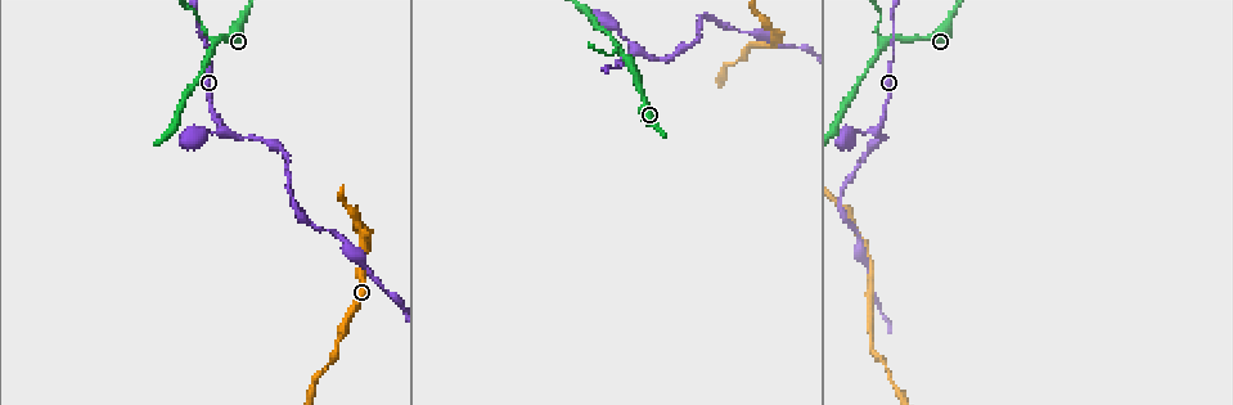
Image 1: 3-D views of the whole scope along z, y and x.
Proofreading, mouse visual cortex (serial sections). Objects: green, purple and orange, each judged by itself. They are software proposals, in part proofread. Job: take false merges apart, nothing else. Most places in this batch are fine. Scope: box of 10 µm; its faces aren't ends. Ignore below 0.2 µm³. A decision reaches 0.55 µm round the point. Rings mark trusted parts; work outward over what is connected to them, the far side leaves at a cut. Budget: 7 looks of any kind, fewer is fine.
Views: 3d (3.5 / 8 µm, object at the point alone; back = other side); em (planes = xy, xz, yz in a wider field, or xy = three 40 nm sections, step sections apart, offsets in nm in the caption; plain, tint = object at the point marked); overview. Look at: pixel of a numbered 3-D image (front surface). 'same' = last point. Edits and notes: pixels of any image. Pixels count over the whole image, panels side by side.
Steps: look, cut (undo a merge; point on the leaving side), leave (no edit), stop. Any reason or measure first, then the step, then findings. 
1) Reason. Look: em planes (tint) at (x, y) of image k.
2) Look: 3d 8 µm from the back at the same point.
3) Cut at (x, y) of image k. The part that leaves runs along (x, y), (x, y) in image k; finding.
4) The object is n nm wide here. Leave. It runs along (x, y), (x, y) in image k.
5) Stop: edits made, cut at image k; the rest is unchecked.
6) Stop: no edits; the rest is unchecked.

Thin neck. Look: 3d 3.5 µm at (326, 370) of image 1.

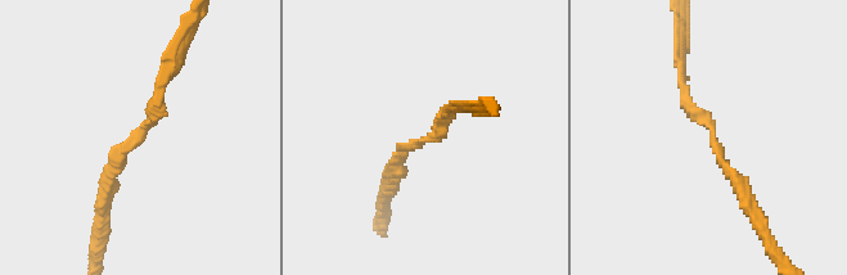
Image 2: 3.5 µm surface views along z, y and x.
Leave. It runs along (170, 70), (103, 201) in image 2; continuous, no second cell.

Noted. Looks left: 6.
Narrows sharply. Look: em planes (tint) at (657, 59) of image 1.

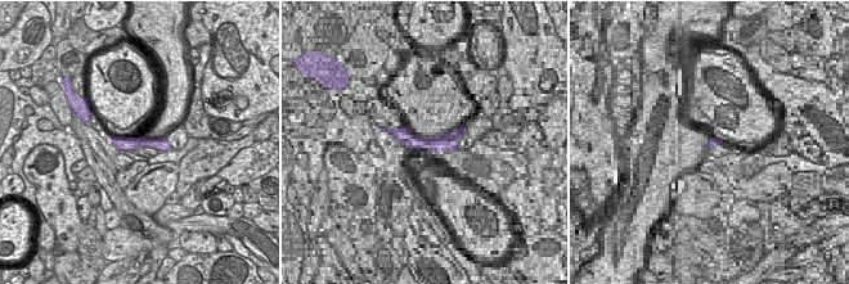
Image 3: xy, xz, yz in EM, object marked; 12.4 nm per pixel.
Look: 3d 3.5 µm at the same point.

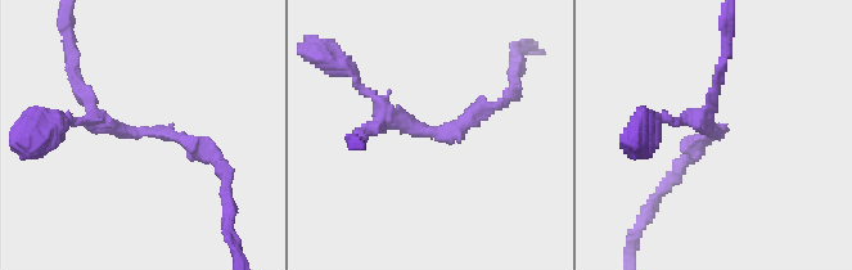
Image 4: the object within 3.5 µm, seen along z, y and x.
The object is 190 nm wide here. Leave. It runs along (75, 85), (106, 125), (181, 136), (212, 157) in image 4; continuous, no second cell.

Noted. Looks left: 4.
A fork. Look: 3d 3.5 µm from the back at (215, 41) of image 1.

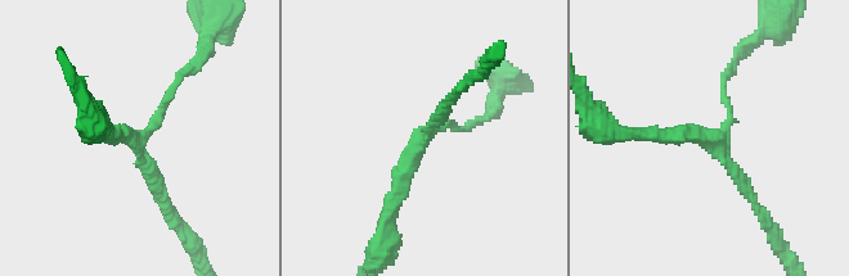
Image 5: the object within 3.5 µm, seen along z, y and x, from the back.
Leave. All the same cell.

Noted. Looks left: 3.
Stop: no edits; the rest is unchecked.

